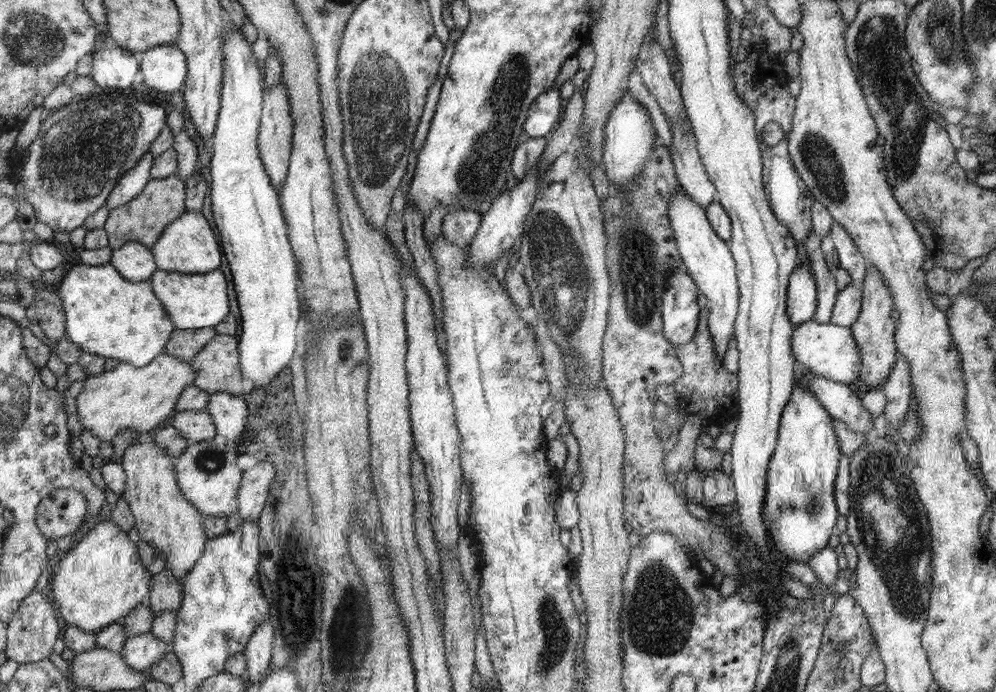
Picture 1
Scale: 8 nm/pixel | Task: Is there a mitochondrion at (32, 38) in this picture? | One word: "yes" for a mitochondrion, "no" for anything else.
yes

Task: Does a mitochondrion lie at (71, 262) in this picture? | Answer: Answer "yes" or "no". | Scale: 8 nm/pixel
no

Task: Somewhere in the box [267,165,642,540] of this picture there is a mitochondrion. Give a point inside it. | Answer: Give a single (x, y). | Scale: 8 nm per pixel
(565, 287)

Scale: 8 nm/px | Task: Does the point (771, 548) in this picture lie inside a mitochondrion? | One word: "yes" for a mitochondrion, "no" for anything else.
no

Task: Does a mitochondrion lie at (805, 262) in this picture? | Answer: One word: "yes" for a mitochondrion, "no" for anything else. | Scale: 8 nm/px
no

